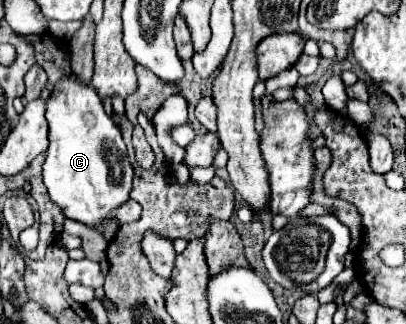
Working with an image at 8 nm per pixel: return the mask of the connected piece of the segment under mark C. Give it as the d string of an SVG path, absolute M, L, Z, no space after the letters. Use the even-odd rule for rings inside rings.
M66 73L60 79L60 83L52 85L46 119L50 125L50 133L48 133L50 147L46 151L46 163L44 163L44 185L48 187L50 199L62 209L66 217L74 221L86 223L90 227L104 223L112 209L128 201L134 179L134 167L128 161L126 145L118 125L104 111L102 99L94 91L94 87L90 83L80 83L72 73Z

